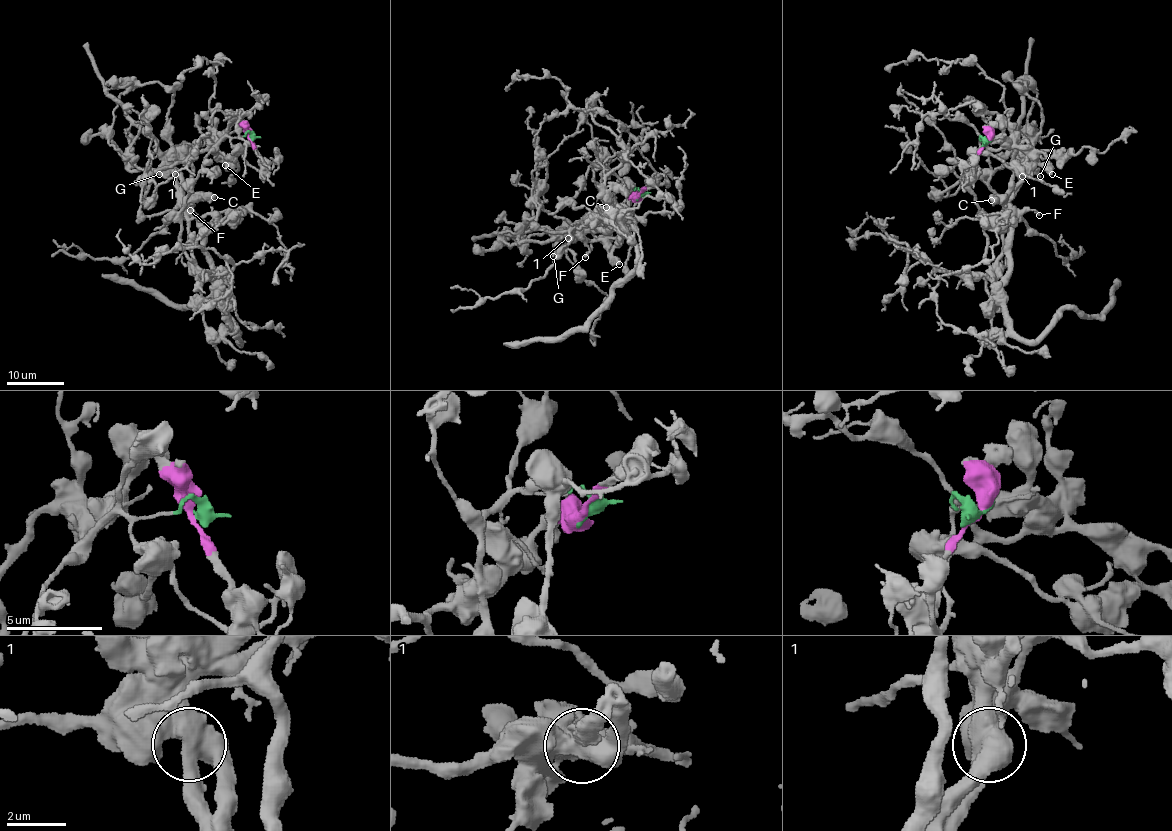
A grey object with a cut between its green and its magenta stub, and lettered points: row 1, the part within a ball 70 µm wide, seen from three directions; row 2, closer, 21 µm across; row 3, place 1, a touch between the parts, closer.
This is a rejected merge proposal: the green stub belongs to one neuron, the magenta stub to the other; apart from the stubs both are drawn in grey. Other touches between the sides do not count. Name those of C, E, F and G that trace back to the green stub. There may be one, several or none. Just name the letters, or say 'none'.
none

